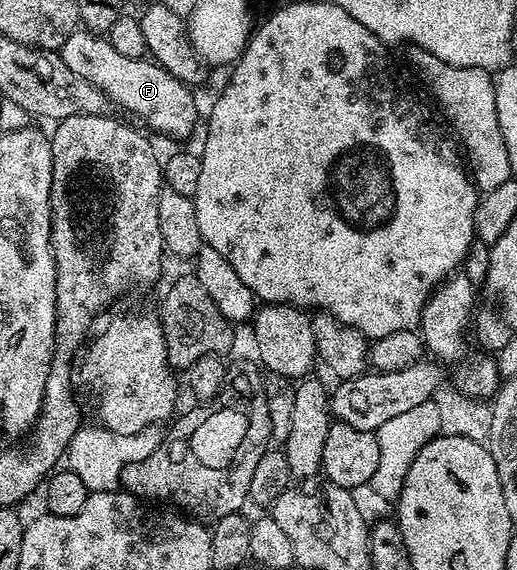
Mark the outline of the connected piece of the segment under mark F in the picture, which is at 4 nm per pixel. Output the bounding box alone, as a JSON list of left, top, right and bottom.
[60,28,196,137]

